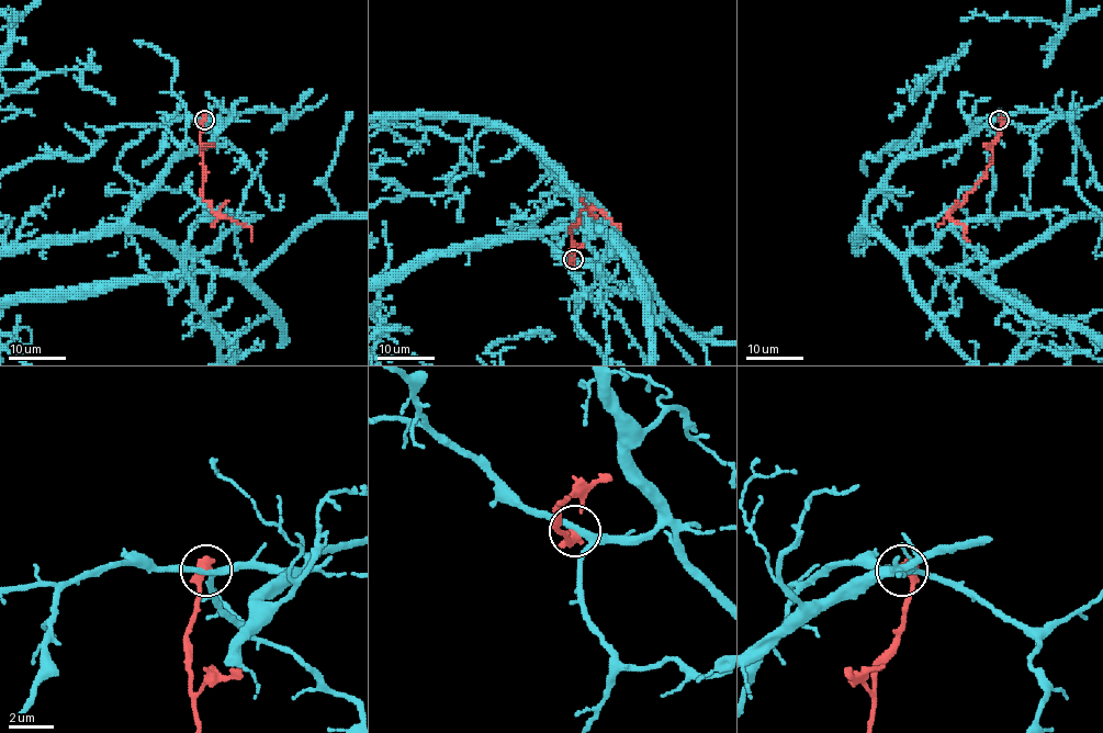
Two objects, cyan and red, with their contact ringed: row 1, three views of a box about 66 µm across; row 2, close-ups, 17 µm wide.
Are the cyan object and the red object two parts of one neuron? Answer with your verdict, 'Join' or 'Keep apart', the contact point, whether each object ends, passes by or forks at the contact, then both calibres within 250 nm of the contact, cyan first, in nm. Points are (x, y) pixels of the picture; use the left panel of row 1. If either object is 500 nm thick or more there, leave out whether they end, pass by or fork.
Keep apart. Place: (204, 120). Thickness 240 nm (cyan) against 550 nm

